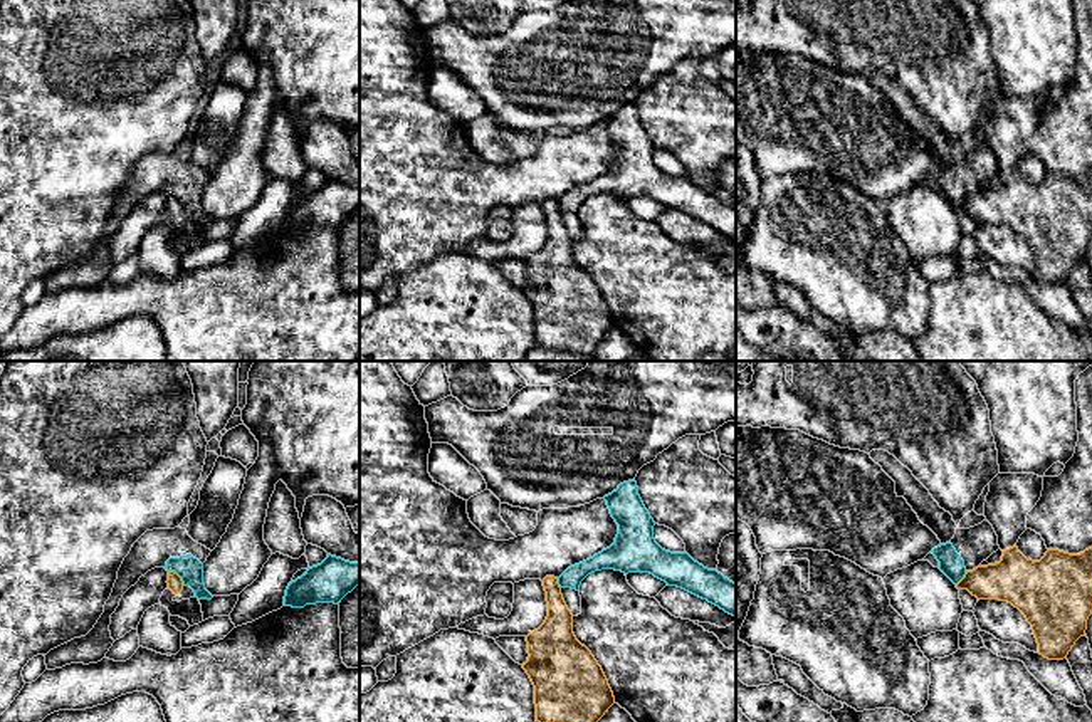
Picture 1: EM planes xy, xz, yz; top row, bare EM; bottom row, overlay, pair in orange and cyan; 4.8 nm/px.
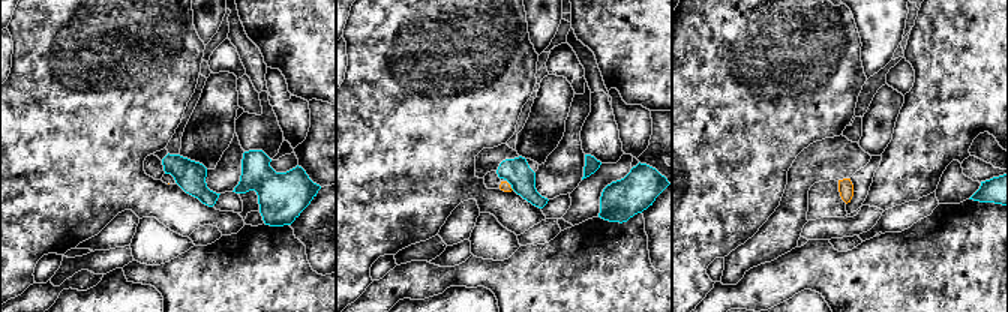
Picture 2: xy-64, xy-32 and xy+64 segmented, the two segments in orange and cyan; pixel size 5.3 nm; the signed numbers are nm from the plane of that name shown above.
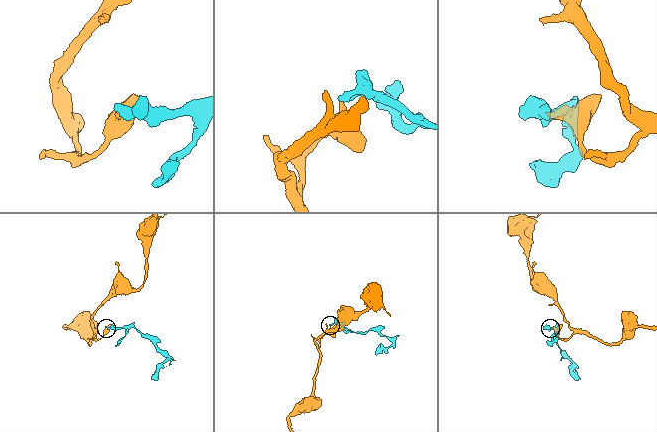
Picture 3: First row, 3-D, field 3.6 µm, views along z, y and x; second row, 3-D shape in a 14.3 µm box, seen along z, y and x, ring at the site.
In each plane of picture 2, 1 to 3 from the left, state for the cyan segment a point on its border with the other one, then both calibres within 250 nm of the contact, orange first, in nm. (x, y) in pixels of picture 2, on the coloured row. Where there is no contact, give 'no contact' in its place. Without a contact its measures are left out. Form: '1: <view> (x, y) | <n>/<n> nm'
1: no contact
2: no contact
3: no contact

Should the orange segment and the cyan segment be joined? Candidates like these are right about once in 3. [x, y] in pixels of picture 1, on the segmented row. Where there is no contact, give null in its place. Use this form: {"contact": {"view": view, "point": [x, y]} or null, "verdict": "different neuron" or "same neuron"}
{"contact": {"view": "xy", "point": [178, 576]}, "verdict": "different neuron"}

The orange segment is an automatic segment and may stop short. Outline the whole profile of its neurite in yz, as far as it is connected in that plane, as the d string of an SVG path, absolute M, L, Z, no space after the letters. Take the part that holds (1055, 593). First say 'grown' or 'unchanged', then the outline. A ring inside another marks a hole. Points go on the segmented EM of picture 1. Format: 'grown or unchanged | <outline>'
unchanged | M1016 546L1003 551L1001 561L966 571L956 584L978 599L1008 601L1032 625L1038 653L1048 660L1063 660L1080 636L1085 636L1092 615L1092 547L1080 554L1048 549L1040 561L1026 559Z

